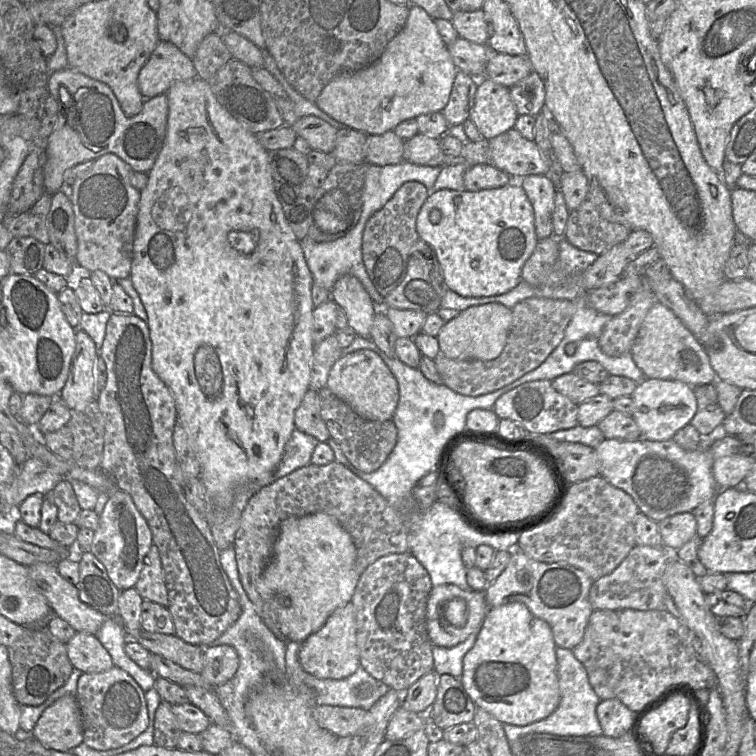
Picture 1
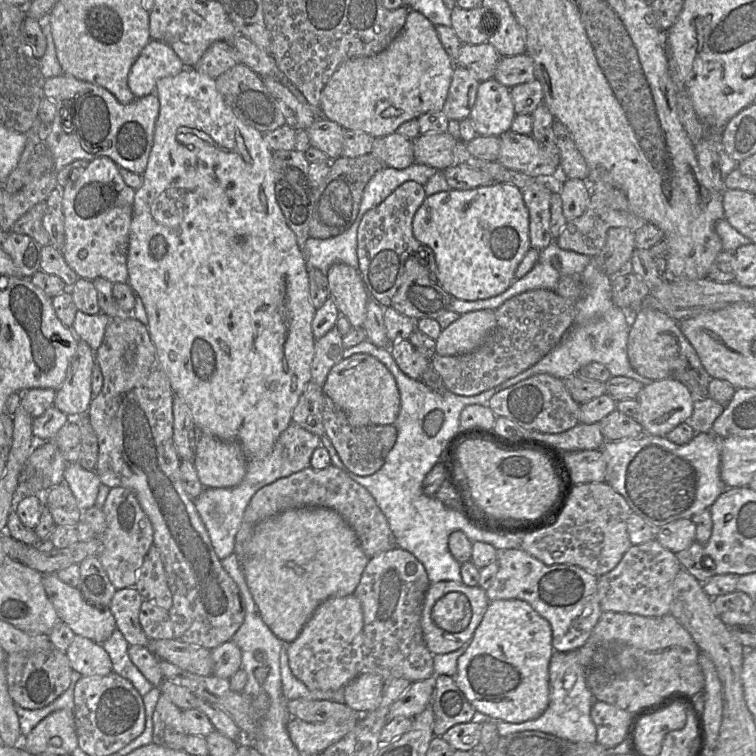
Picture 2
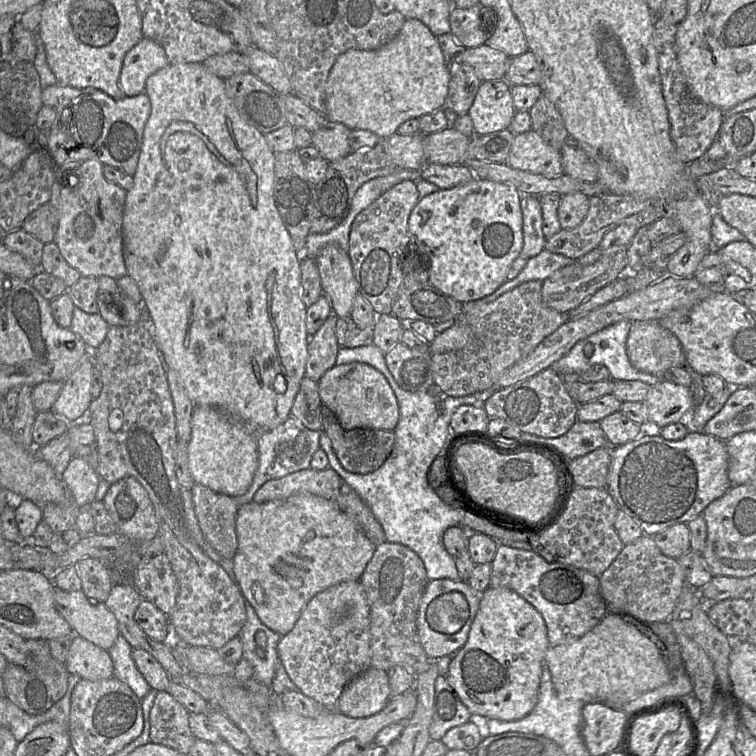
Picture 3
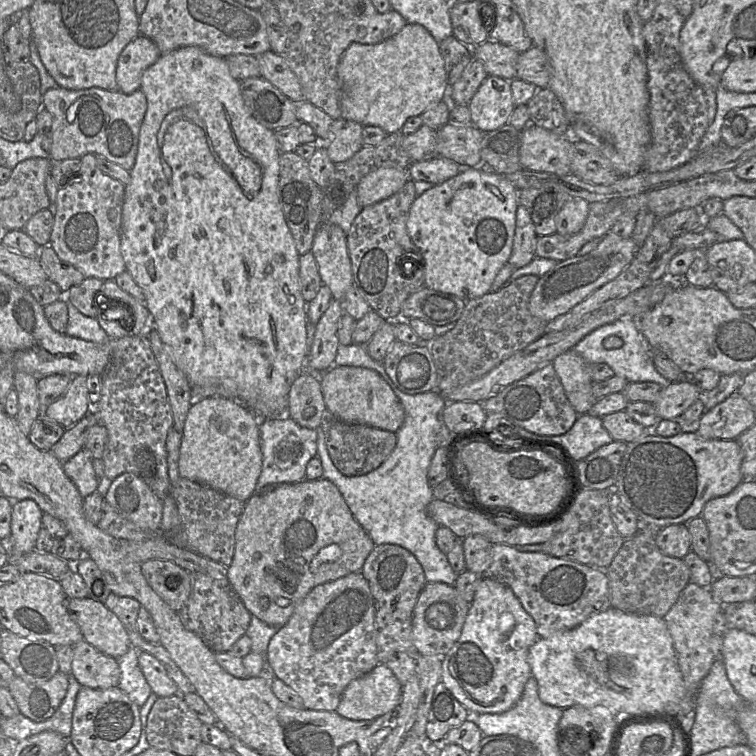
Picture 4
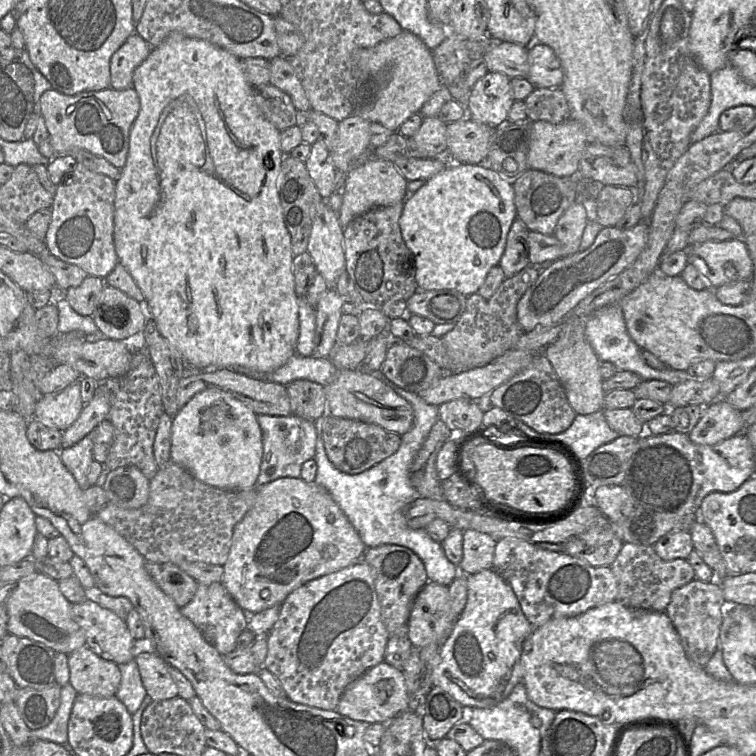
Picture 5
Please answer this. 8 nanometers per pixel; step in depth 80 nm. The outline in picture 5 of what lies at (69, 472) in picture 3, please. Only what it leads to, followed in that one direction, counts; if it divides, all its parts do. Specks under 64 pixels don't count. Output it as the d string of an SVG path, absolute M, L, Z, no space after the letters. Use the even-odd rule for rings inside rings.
M94 430L75 445L68 448L62 448L59 451L63 464L74 476L83 491L90 487L87 480L87 474L90 464L94 460L92 455L93 440Z

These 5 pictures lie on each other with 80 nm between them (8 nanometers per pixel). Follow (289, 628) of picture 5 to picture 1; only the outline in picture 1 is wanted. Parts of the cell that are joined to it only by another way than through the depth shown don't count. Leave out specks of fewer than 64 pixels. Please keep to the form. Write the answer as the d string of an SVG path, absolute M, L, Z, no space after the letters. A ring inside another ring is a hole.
M349 602L337 609L319 631L301 643L298 658L302 668L320 679L340 680L351 676L361 666L356 632L355 608Z

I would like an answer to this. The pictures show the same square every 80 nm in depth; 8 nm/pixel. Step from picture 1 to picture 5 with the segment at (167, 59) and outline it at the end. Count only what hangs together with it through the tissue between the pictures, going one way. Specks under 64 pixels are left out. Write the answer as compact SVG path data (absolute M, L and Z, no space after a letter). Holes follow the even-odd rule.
M136 32L130 35L110 59L110 88L132 88L133 73L151 50L152 47Z

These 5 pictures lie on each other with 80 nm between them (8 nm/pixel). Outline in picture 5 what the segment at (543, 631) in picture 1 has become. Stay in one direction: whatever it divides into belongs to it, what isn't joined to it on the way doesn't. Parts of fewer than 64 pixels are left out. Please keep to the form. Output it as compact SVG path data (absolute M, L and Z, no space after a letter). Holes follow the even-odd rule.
M493 569L467 575L468 597L452 633L440 646L441 662L432 673L433 687L440 687L464 707L492 707L511 693L523 679L521 654L525 640L534 627L529 622L510 584Z

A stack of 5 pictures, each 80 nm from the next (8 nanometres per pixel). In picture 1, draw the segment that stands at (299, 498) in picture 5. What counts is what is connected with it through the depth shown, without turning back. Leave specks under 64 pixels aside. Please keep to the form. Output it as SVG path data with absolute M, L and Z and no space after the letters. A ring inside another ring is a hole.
M326 513L289 517L279 526L272 557L259 577L257 589L276 614L282 637L286 641L304 642L319 631L339 608L351 602L361 575L356 570L357 550L351 535L336 518Z

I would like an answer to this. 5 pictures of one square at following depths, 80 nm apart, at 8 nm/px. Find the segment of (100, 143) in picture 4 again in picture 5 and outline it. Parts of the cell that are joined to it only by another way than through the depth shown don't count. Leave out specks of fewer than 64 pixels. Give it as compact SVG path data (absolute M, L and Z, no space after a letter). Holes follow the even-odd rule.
M135 89L83 91L76 95L65 95L56 90L45 91L37 106L50 134L55 155L71 155L86 150L101 156L122 170L129 150L129 134L140 111L140 100Z

